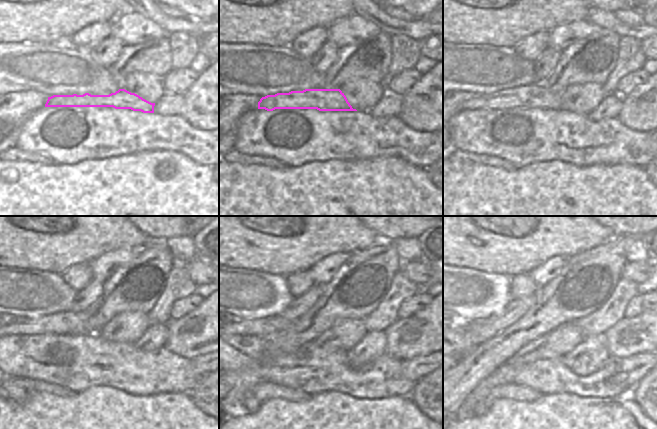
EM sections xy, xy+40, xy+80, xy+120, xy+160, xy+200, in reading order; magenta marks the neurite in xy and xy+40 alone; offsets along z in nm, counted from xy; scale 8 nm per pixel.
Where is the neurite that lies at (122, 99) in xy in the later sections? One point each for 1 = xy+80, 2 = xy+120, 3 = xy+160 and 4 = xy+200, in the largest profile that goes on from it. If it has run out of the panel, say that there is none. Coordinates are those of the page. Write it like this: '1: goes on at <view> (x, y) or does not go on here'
1: goes on at xy+80 (535, 96)
2: goes on at xy+120 (65, 323)
3: goes on at xy+160 (261, 327)
4: goes on at xy+200 (463, 325)

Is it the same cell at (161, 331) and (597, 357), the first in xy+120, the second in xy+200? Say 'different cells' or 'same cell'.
same cell

